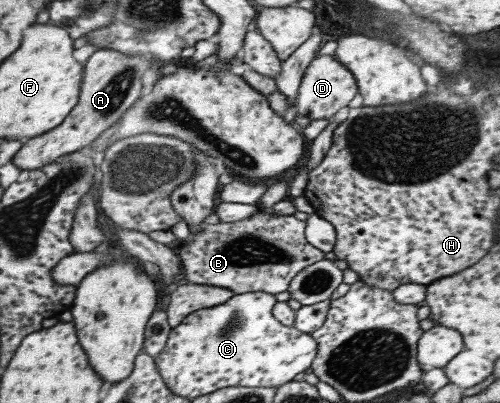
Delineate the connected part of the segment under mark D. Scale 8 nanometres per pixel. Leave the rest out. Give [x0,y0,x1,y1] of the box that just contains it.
[292,55,357,120]

